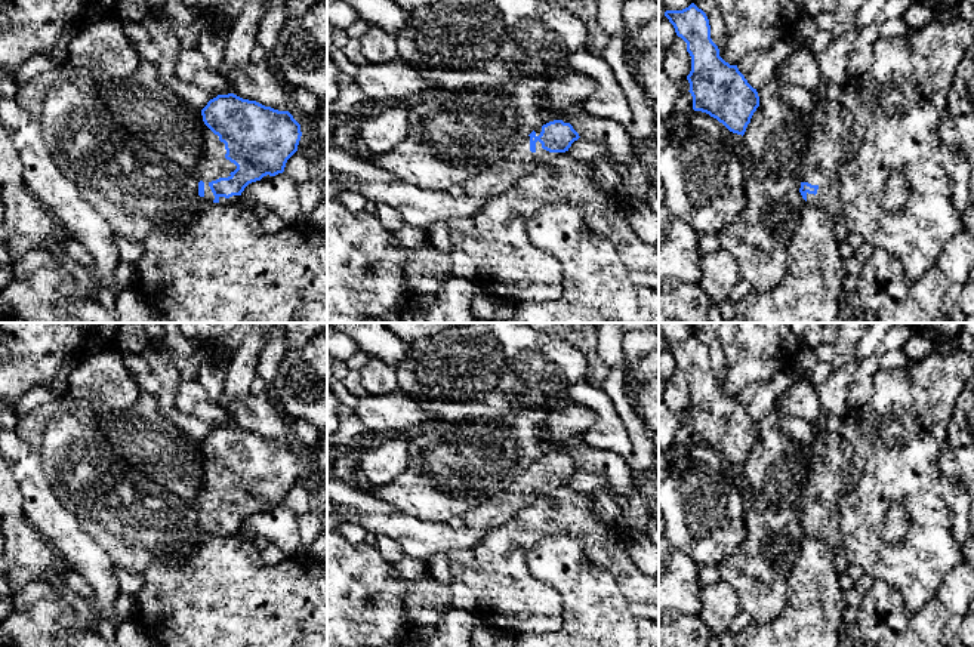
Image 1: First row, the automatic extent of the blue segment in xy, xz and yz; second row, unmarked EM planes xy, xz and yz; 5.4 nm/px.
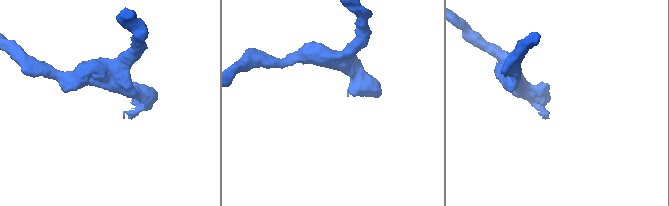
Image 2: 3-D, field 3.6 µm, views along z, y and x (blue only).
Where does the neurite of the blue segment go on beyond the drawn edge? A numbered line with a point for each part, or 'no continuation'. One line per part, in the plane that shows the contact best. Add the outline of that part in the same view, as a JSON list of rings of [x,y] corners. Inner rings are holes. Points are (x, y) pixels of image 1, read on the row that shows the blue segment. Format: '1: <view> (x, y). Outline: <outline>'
1: xy (212, 165). Outline: [[[207,126],[204,129],[204,151],[192,167],[187,169],[188,176],[204,182],[204,200],[213,203],[215,195],[209,187],[212,181],[228,178],[237,169],[234,163],[225,158],[225,144],[219,141]]]

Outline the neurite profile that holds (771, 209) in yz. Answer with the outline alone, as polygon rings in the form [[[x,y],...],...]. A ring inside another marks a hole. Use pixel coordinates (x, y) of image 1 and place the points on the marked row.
[[[793,176],[749,178],[745,188],[745,206],[719,237],[719,247],[727,250],[739,265],[742,278],[755,290],[771,290],[787,272],[787,244],[793,235],[799,215],[807,201],[802,198],[801,182]]]

